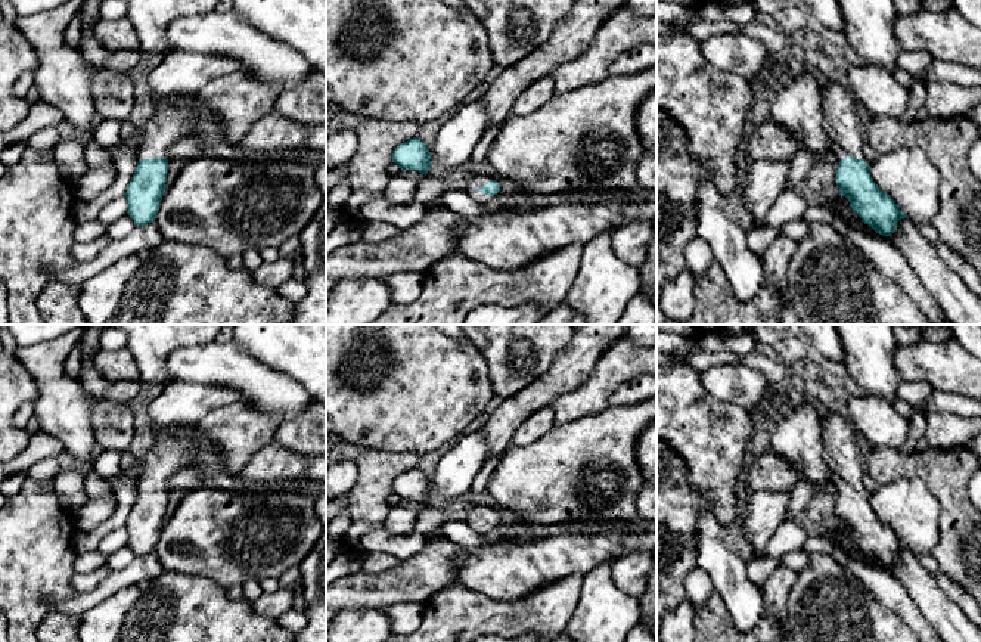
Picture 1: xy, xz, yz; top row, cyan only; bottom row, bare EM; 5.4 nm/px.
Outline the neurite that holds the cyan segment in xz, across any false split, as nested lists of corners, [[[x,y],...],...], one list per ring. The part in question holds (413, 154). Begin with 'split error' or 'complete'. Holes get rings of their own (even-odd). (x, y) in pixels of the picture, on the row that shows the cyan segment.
complete | [[[413,137],[395,148],[392,161],[401,170],[415,170],[428,174],[432,167],[428,146],[419,139]]]

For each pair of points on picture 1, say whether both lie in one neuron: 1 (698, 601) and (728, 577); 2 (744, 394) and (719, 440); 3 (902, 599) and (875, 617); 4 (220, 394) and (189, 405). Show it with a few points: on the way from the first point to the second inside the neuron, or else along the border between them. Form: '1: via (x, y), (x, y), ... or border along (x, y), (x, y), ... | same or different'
1: border along (697, 565), (708, 576), (716, 591) | different
2: border along (707, 388), (719, 399), (738, 405), (750, 413) | different
3: border along (863, 585), (909, 626) | different
4: via (213, 397), (196, 400) | same

